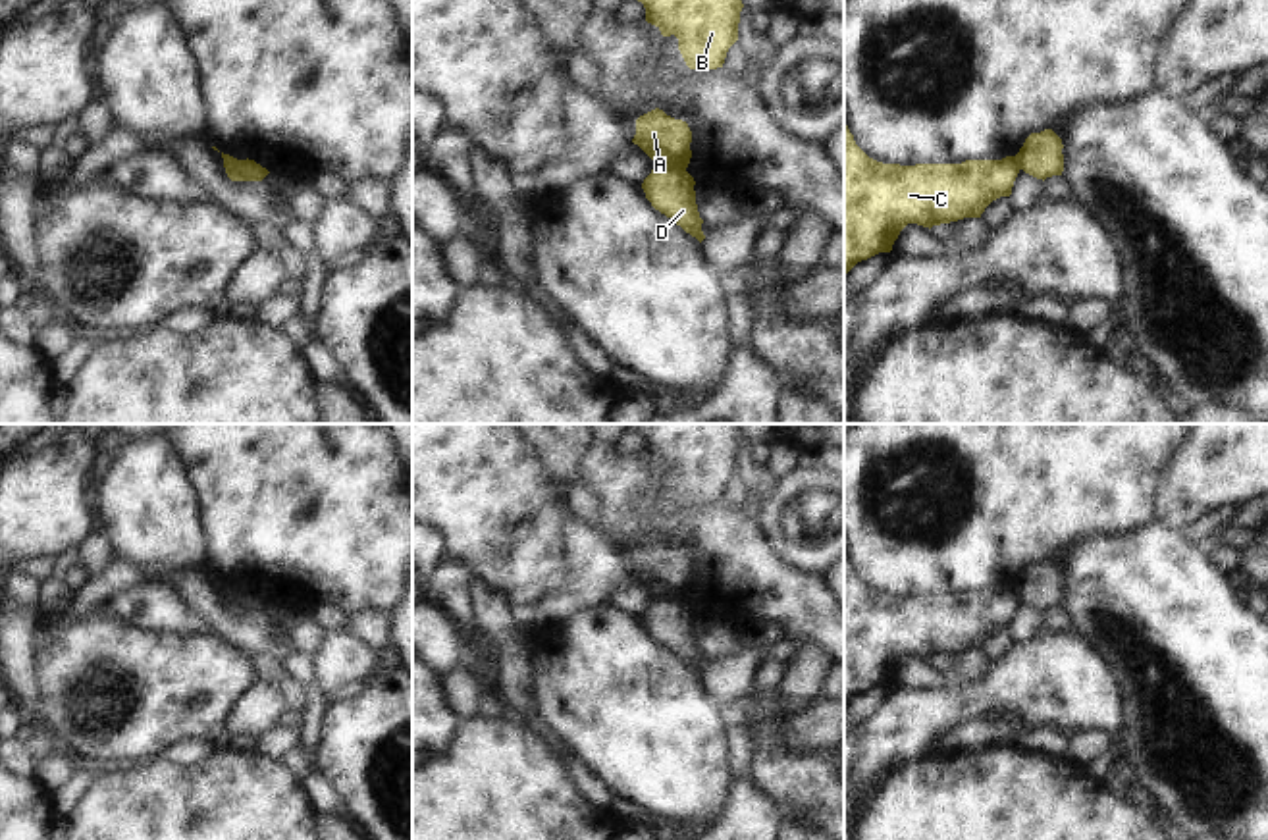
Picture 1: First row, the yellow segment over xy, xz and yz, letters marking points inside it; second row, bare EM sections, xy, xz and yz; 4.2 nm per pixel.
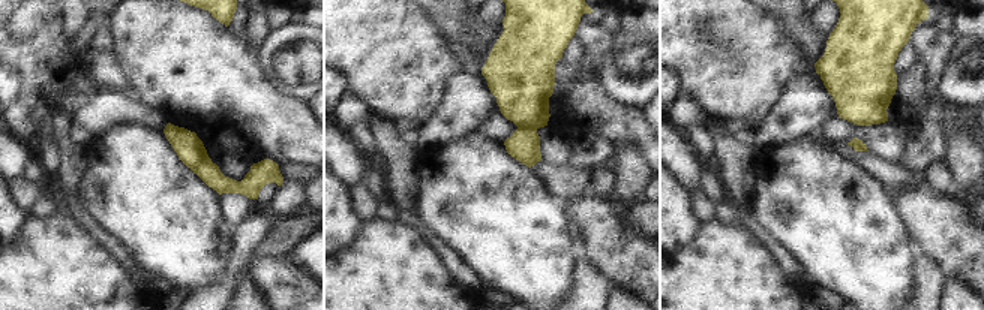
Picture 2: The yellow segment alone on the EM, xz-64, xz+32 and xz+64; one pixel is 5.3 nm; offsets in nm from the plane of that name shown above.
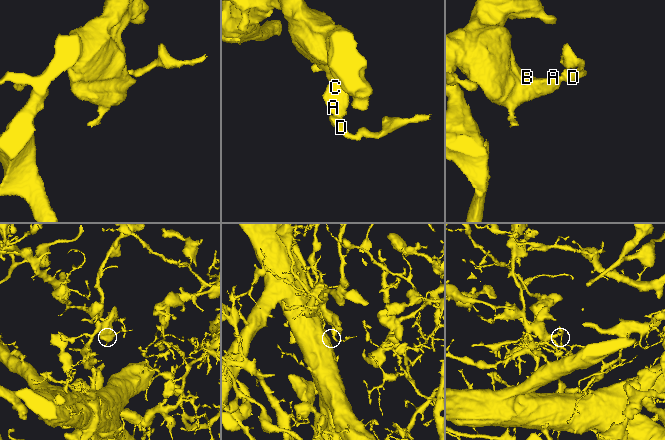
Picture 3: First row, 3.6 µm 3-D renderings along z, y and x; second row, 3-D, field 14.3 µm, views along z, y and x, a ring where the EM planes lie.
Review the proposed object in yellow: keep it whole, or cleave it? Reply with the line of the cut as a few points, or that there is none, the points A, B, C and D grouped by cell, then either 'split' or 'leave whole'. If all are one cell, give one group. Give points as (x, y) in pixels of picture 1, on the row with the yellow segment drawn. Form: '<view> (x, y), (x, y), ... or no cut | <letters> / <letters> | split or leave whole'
xz (656, 162), (685, 170) | A B C / D | split

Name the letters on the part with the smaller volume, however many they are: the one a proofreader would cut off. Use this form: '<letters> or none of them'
D

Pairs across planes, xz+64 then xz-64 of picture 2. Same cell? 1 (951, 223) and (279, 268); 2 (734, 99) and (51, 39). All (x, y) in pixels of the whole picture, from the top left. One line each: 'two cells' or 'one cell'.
1: one cell
2: one cell

